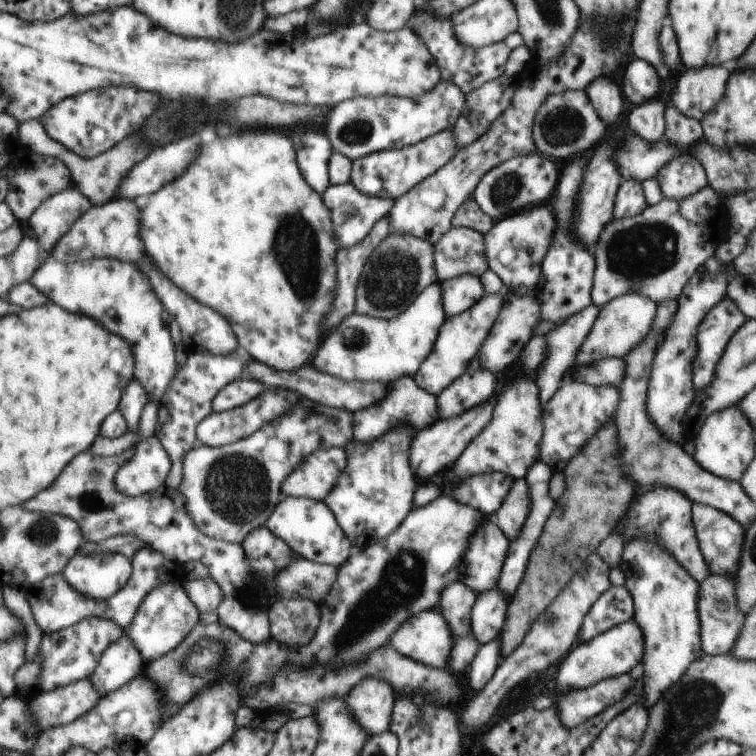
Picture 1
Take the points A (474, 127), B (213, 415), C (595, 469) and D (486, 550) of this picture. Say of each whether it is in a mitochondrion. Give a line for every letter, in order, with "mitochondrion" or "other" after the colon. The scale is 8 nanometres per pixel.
A: other
B: other
C: mitochondrion
D: mitochondrion

